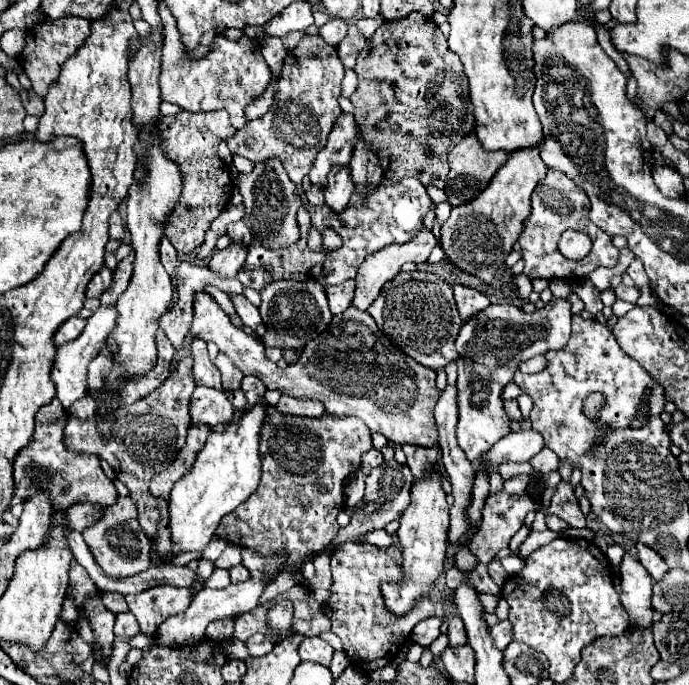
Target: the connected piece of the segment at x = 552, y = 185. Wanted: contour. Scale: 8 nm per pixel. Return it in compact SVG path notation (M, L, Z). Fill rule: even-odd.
M549 169L545 179L539 181L539 185L533 191L531 197L531 215L525 221L525 229L521 233L519 245L521 245L521 255L525 261L525 275L529 279L555 279L555 277L567 277L567 279L585 279L591 271L597 267L615 267L619 259L619 249L611 243L611 237L605 235L597 225L591 223L589 219L589 199L585 191L581 191L565 173ZM565 229L579 229L587 233L593 241L593 249L589 255L581 261L569 261L557 251L557 241L559 235Z

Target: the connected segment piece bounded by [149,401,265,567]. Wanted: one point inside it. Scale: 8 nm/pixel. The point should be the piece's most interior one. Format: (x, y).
(226, 471)

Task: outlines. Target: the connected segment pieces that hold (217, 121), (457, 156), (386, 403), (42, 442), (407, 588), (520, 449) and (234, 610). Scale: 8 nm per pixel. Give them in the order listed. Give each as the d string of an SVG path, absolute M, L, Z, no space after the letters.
M181 111L171 117L161 117L159 131L163 139L163 151L169 159L175 159L183 175L183 191L177 207L165 223L165 235L179 253L191 253L201 247L211 221L227 207L231 197L231 177L227 165L217 155L221 139L233 135L233 125L225 111L213 113L189 113Z
M471 133L463 141L459 141L449 153L449 175L445 193L451 205L465 205L473 201L493 179L493 175L503 167L507 155L489 155L489 151L481 151L481 143Z
M203 291L195 293L193 299L193 325L191 325L191 333L185 339L185 345L189 345L189 339L193 339L193 335L197 335L199 339L205 339L207 343L215 343L219 347L221 353L225 353L229 359L233 359L233 363L243 371L243 375L255 375L259 377L267 389L277 389L285 395L291 397L301 397L301 399L321 399L321 403L325 403L329 413L335 415L357 415L359 419L365 421L365 425L371 431L379 431L383 433L389 443L393 445L421 445L421 447L431 447L433 443L437 443L437 427L435 427L435 419L433 419L433 407L437 403L437 395L441 395L441 391L435 385L435 371L431 367L419 365L415 359L409 359L409 355L405 355L399 347L395 347L377 327L377 323L373 321L373 317L365 311L353 311L353 307L349 307L347 311L343 311L341 315L335 315L329 323L329 327L313 341L309 341L305 345L305 349L299 355L299 361L293 365L287 365L285 369L279 369L275 363L271 363L265 357L263 351L263 343L259 343L259 339L253 339L251 335L247 335L243 329L237 329L229 315L215 303L213 297L209 297Z
M57 399L43 405L35 415L35 431L31 437L29 447L17 455L13 465L13 477L15 477L15 495L23 501L33 497L41 487L49 491L53 509L67 509L73 503L101 503L103 507L113 505L117 501L117 489L113 481L107 479L107 475L101 469L99 457L95 455L73 455L73 451L65 451L65 445L61 443L61 431L65 427L65 419L69 415L61 407Z
M439 473L429 475L429 479L415 481L411 491L411 505L403 511L399 519L401 527L397 531L397 539L403 551L403 579L397 583L383 583L381 593L385 599L385 607L395 617L407 615L421 597L429 597L431 587L437 583L439 575L445 569L447 559L447 533L449 533L449 505L445 501L445 491L441 487Z
M521 429L515 433L505 435L499 439L491 451L483 455L485 463L489 463L489 469L499 469L503 461L529 461L543 449L543 437L535 429Z
M241 549L241 555L243 555L243 565L247 565L253 579L249 579L245 583L239 583L239 585L225 587L225 589L199 589L187 611L177 613L177 615L169 617L165 623L161 623L161 627L155 635L155 639L161 645L181 647L181 645L199 643L211 621L219 621L219 619L225 619L225 617L237 617L237 615L243 615L243 613L253 611L257 607L259 595L265 589L265 567L269 567L269 563L265 563L265 559L261 559L261 555L257 555L257 551L252 549Z

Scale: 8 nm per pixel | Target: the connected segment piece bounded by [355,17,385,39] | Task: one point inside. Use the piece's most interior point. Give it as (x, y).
(367, 26)

